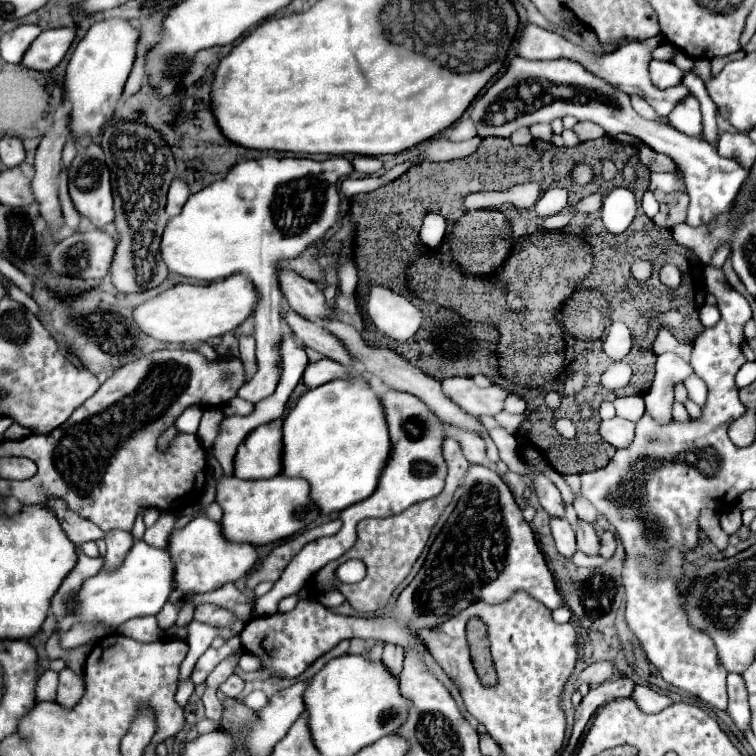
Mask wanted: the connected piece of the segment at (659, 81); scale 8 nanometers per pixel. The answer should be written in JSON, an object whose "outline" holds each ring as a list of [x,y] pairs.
{"outline":[[[652,60],[650,62],[650,76],[652,76],[652,84],[656,88],[670,88],[682,82],[684,72],[666,60]]]}

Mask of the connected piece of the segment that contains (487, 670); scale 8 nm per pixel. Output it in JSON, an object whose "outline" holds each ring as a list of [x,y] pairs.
{"outline":[[[472,618],[466,626],[466,632],[468,632],[468,644],[470,644],[476,674],[480,676],[484,686],[494,686],[496,670],[494,670],[492,656],[490,656],[490,642],[488,642],[486,626],[478,618]]]}

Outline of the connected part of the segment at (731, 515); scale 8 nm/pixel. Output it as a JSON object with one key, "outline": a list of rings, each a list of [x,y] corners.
{"outline":[[[734,506],[728,514],[722,514],[720,517],[720,526],[726,530],[726,534],[734,534],[740,526],[742,526],[741,510],[738,506]]]}

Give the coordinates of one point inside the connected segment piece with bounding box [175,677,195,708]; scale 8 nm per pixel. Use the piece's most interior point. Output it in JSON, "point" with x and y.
{"point":[185,690]}

